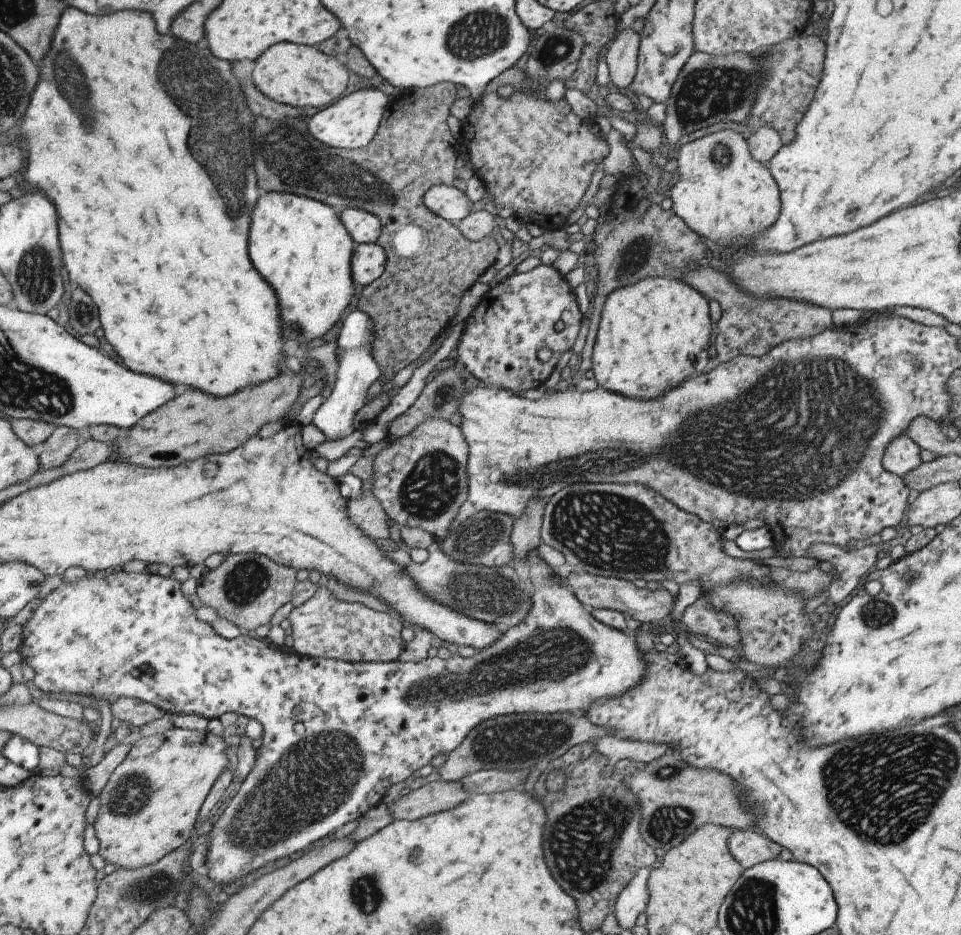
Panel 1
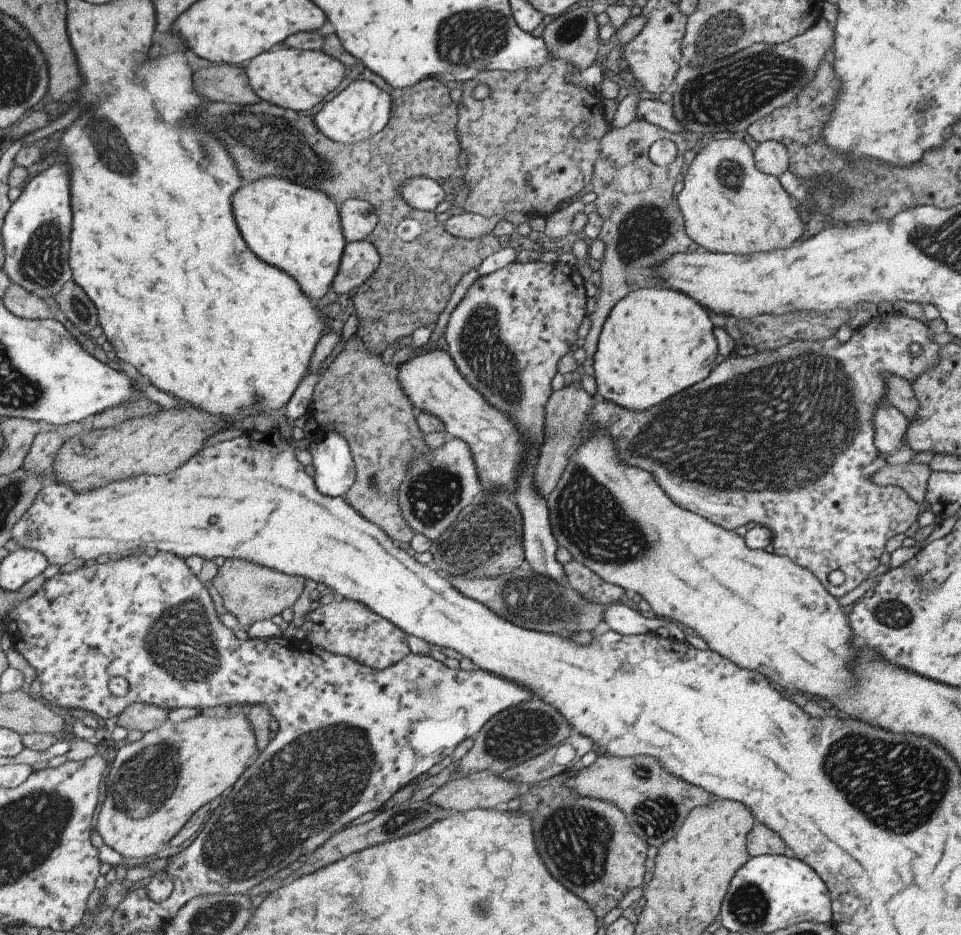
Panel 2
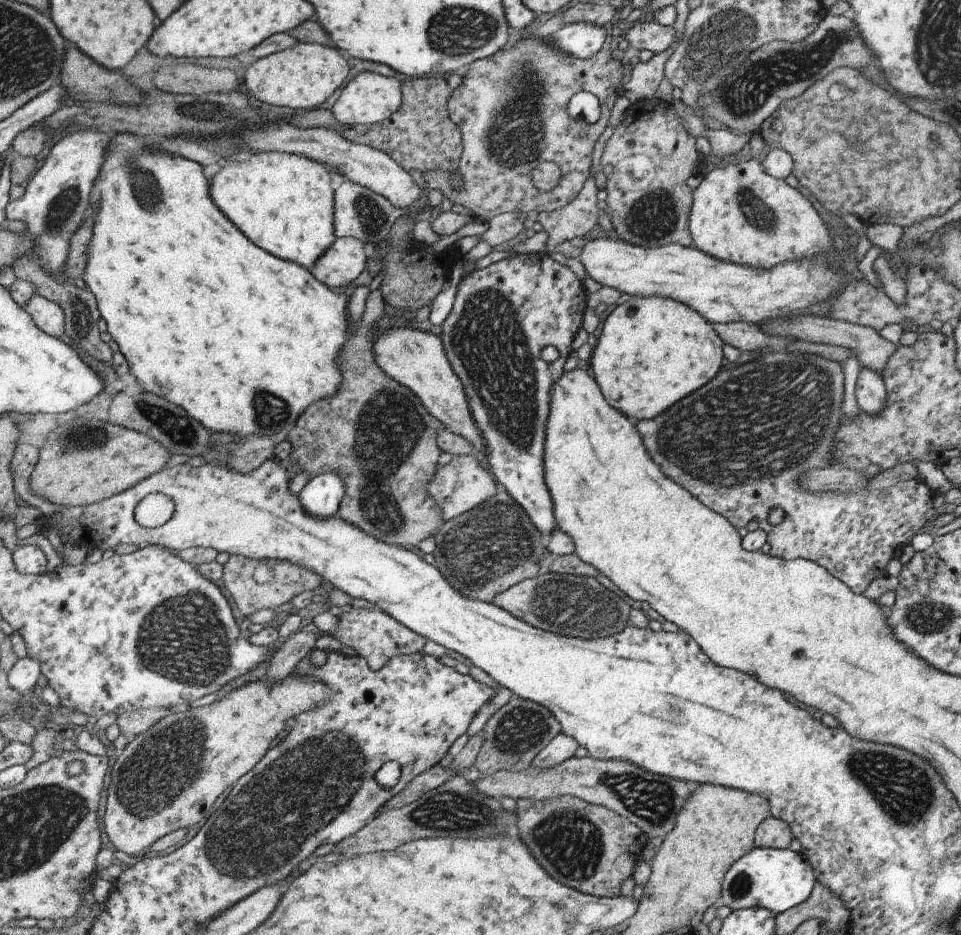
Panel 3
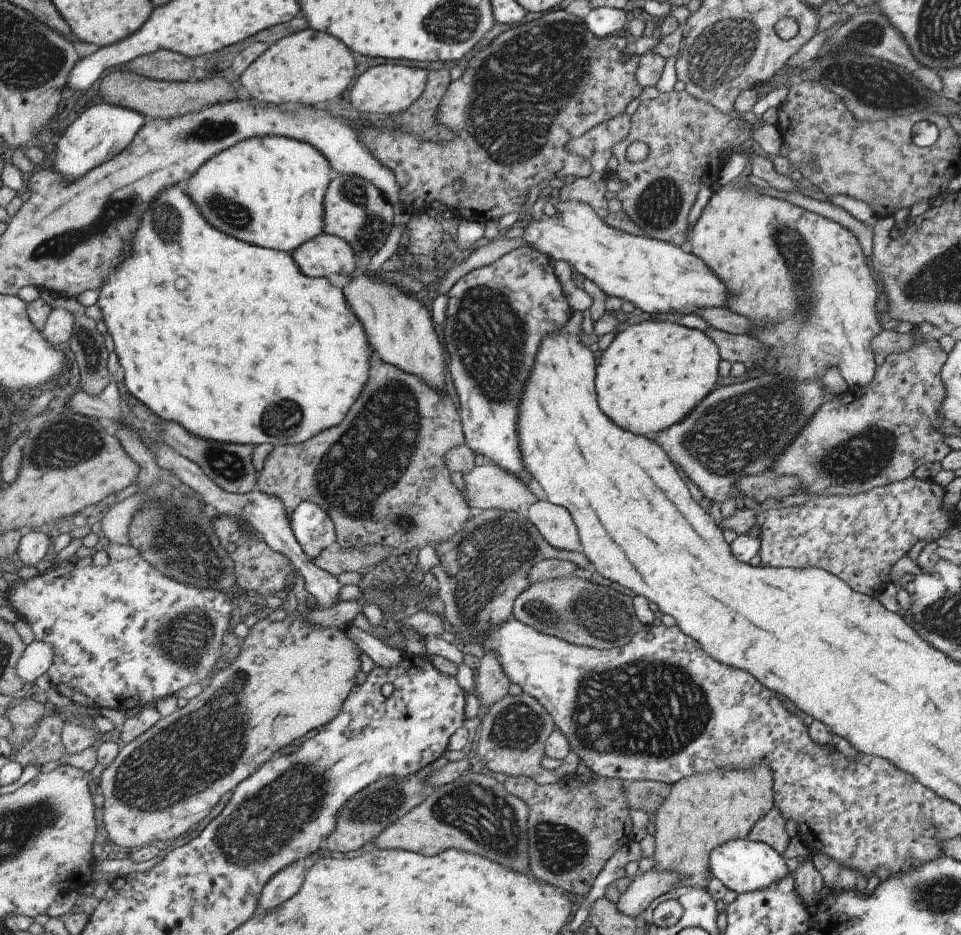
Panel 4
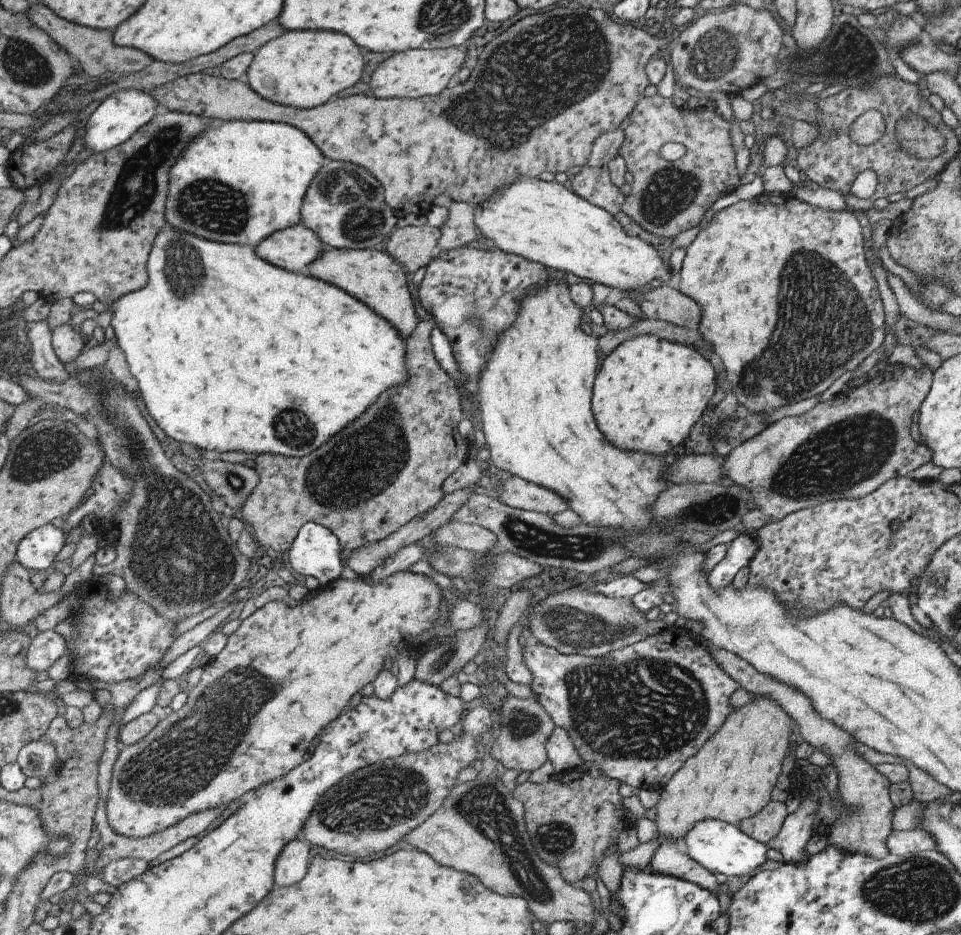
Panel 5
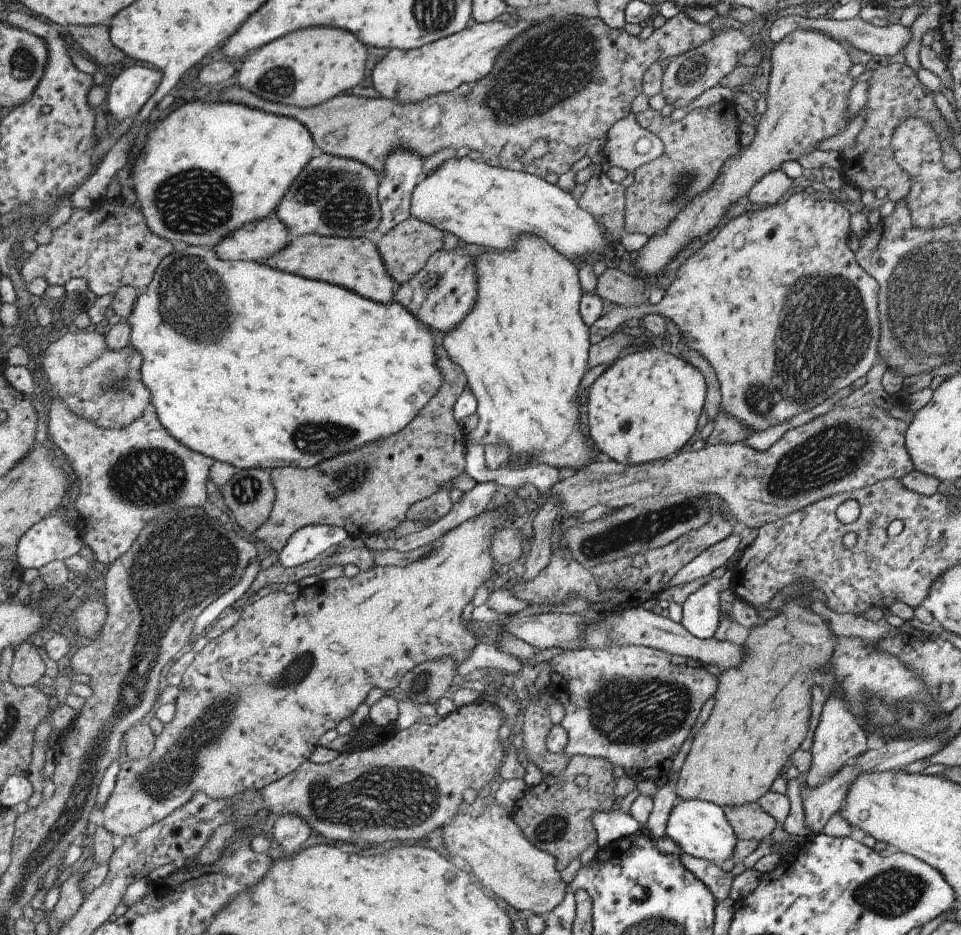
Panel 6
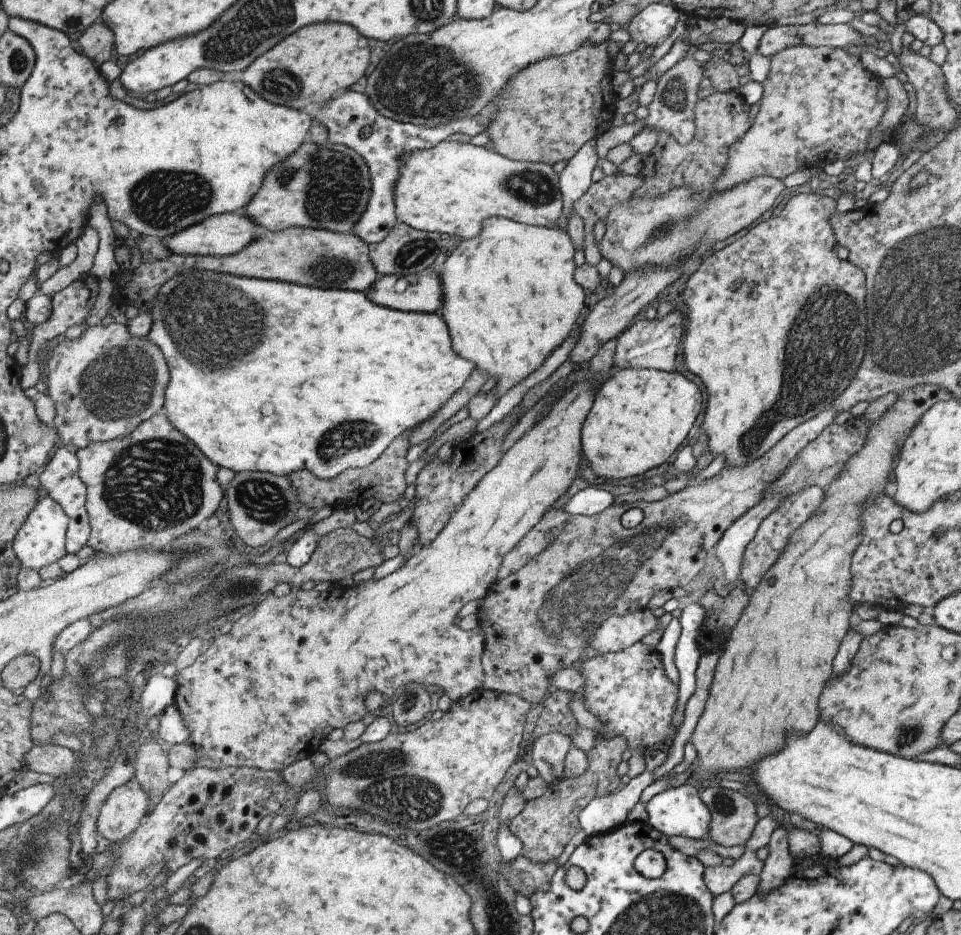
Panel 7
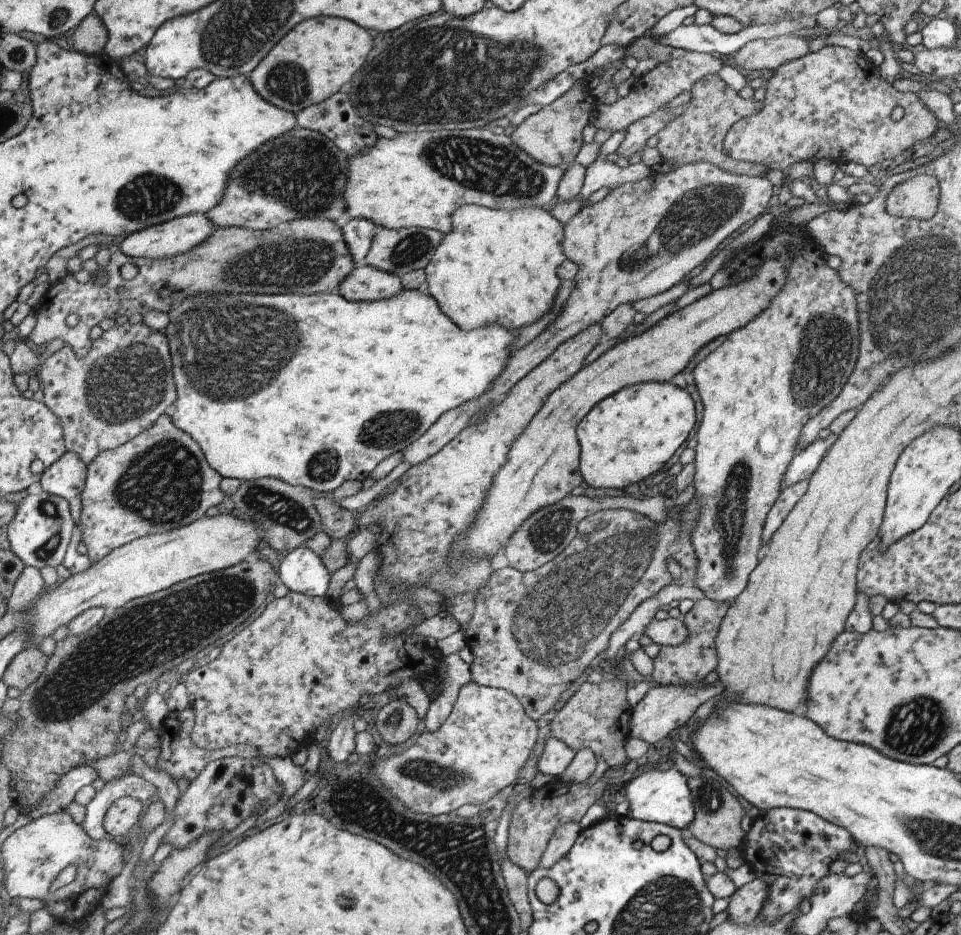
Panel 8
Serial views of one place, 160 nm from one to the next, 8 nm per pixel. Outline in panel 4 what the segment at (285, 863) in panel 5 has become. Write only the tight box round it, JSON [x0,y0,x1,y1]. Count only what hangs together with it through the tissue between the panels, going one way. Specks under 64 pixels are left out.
[260,860,307,910]

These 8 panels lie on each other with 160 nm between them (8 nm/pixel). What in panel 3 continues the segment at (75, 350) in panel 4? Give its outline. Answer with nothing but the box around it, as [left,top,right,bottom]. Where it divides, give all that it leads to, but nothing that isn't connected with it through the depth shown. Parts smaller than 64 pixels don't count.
[11,256,113,363]

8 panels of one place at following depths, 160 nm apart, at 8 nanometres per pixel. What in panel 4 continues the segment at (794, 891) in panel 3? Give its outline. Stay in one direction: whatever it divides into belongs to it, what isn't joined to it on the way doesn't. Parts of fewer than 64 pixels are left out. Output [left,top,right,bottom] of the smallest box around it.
[708,838,789,894]

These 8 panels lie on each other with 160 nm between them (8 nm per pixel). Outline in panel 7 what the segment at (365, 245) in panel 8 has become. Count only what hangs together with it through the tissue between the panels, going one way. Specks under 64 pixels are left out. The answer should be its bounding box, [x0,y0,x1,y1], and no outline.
[315,91,493,248]

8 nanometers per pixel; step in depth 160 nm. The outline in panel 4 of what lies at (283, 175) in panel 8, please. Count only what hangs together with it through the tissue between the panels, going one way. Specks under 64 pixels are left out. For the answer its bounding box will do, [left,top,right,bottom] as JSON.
[324,174,396,258]

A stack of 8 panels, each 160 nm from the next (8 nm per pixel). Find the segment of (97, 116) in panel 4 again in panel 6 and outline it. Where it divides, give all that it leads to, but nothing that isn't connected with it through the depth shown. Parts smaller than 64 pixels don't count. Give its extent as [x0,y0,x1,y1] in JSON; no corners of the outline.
[105,64,163,120]

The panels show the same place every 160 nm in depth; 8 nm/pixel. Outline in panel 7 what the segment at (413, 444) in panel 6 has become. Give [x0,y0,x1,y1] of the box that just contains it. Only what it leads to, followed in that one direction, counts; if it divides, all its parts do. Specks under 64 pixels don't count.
[289,428,414,511]

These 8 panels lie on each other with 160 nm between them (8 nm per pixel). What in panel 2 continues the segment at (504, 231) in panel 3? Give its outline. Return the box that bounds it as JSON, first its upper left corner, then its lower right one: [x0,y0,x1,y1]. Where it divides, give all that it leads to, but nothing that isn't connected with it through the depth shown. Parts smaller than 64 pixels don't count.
[200,78,501,353]

